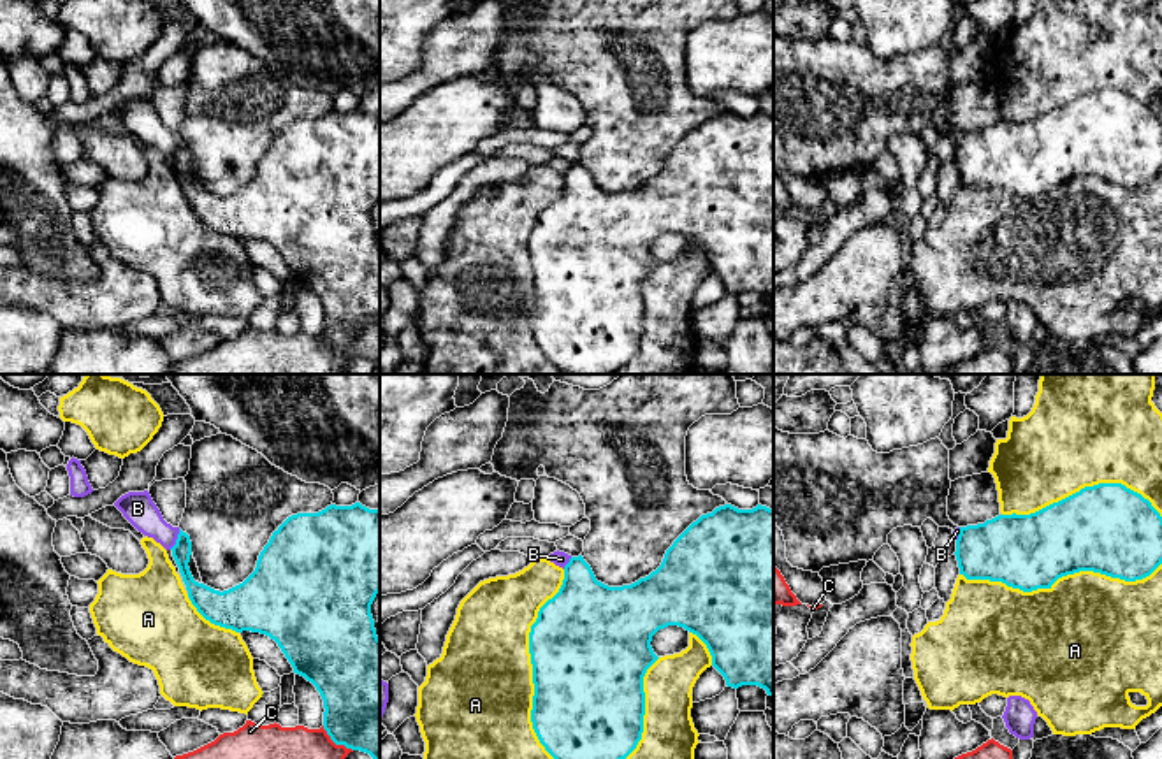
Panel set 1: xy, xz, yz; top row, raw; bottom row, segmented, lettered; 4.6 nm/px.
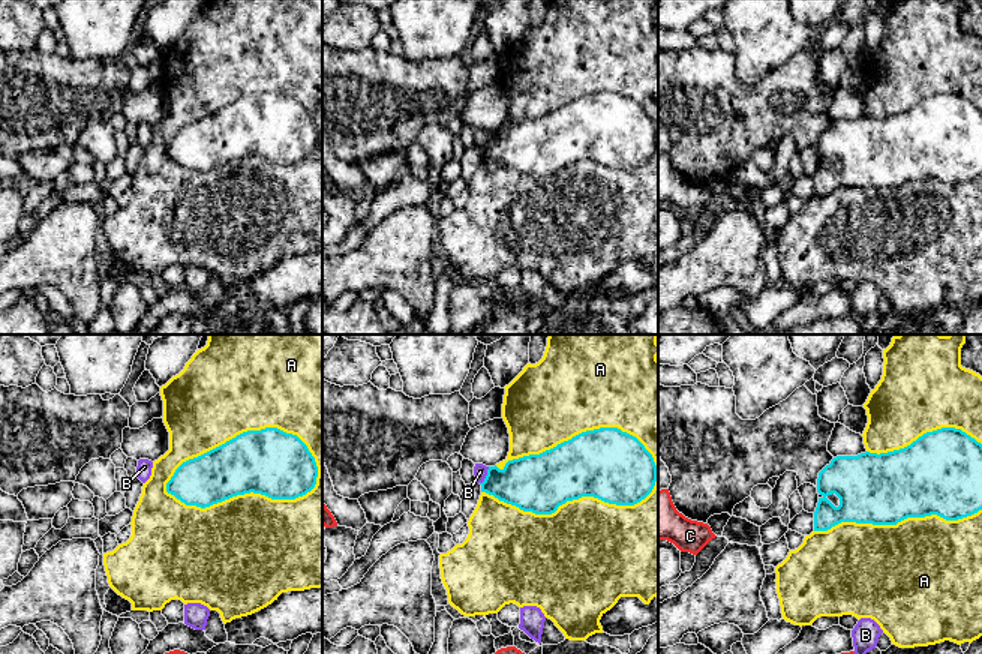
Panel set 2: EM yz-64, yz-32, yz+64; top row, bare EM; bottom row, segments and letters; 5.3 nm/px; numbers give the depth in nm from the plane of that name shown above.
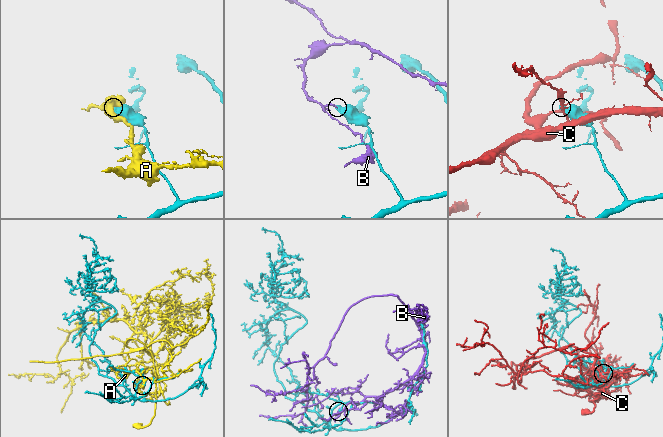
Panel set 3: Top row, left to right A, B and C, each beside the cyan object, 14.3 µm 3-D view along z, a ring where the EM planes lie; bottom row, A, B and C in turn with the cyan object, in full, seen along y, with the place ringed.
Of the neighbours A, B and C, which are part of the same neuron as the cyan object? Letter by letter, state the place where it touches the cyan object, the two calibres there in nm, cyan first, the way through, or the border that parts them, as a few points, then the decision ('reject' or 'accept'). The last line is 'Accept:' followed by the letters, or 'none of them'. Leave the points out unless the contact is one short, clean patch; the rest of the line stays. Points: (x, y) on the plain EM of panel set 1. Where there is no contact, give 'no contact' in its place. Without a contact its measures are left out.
A: xz (533, 278) | 500/460 nm | reject
B: xy (176, 146) | 90/150 nm | reject
C: xy (336, 350) | 460/360 nm | reject
Accept: none of them

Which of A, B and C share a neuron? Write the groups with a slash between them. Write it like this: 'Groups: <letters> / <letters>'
Groups: A / B / C

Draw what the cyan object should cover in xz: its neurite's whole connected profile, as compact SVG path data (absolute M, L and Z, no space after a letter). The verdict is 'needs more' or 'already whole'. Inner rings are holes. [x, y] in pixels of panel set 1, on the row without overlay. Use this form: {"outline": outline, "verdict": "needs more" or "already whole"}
{"outline": "M724 111L701 121L666 156L661 172L631 192L608 193L596 186L582 162L570 165L559 199L540 214L529 239L534 290L531 329L540 350L557 369L568 374L610 374L636 355L645 322L643 283L659 265L650 248L668 232L684 234L707 251L712 272L728 293L758 292L773 302L773 116Z", "verdict": "already whole"}

